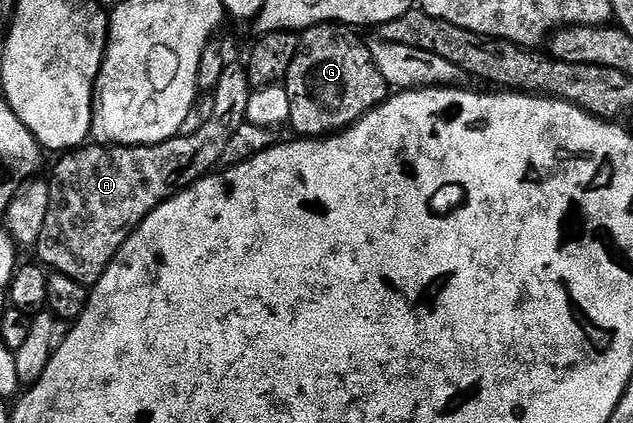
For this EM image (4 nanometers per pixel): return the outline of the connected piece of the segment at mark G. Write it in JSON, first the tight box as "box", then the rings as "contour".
{"box":[286,23,389,139],"contour":[[[328,23],[314,25],[302,34],[299,54],[293,59],[293,67],[287,72],[286,87],[289,95],[290,128],[295,128],[300,138],[322,139],[344,129],[351,128],[371,109],[375,109],[389,96],[389,86],[381,79],[381,71],[373,63],[368,42],[358,37],[354,28]]]}

